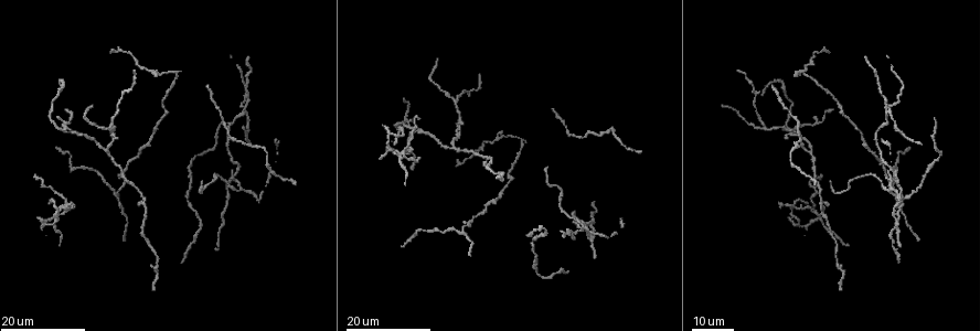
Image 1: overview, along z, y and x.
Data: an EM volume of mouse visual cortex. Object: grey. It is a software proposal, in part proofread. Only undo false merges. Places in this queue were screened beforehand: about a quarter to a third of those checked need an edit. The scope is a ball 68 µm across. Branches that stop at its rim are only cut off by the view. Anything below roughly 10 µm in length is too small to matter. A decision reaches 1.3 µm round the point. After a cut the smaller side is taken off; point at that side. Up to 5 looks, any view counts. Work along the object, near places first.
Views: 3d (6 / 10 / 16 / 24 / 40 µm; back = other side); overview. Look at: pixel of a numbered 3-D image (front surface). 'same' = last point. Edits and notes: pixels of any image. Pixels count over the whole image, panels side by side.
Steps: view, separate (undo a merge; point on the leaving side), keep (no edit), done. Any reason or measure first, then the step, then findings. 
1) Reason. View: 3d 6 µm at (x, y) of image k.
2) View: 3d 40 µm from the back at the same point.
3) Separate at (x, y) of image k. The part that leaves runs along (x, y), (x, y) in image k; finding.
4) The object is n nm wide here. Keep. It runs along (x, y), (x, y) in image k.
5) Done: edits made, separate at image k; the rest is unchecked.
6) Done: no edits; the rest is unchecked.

View: 3d 16 µm at (158, 70) of image 1.

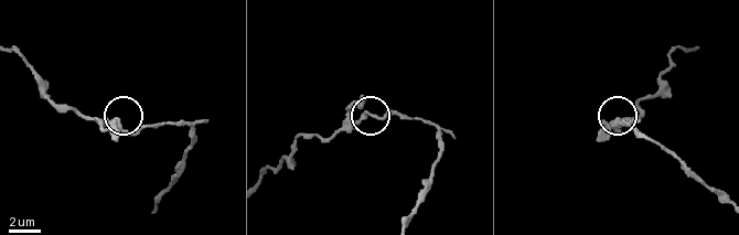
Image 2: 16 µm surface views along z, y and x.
View: 3d 6 µm at (121, 122) of image 2.

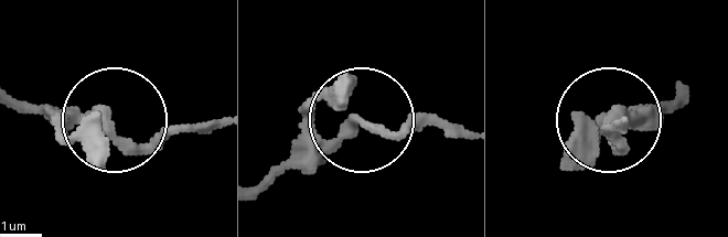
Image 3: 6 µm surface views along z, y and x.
From behind. View: 3d 6 µm from the back at (354, 122) of image 3.

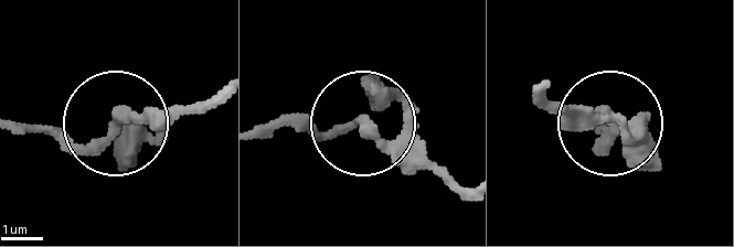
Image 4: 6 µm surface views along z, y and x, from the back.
Keep. All the same cell.

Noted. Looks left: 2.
Side arm on a straight run. View: 3d 24 µm at (411, 128) of image 1.

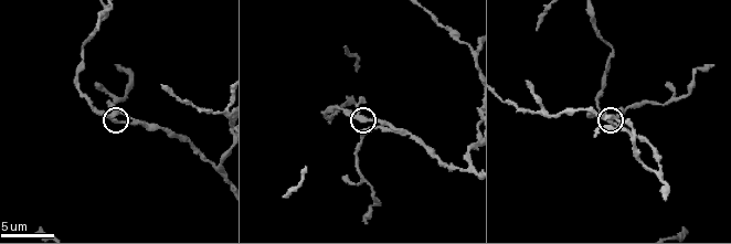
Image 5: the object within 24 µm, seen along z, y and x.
View: 3d 10 µm at (112, 122) of image 5.

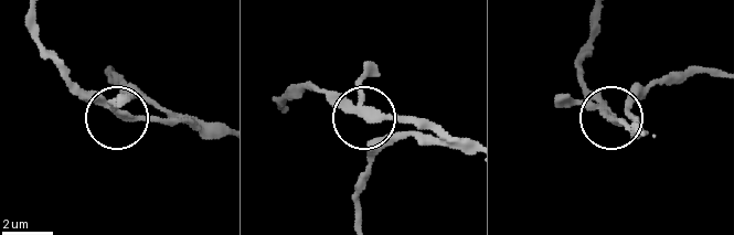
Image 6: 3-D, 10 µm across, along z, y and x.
The side arm is 24 µm long. Keep. Continuous, no second cell.

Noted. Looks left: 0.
Done: no edits; the rest is unchecked.

